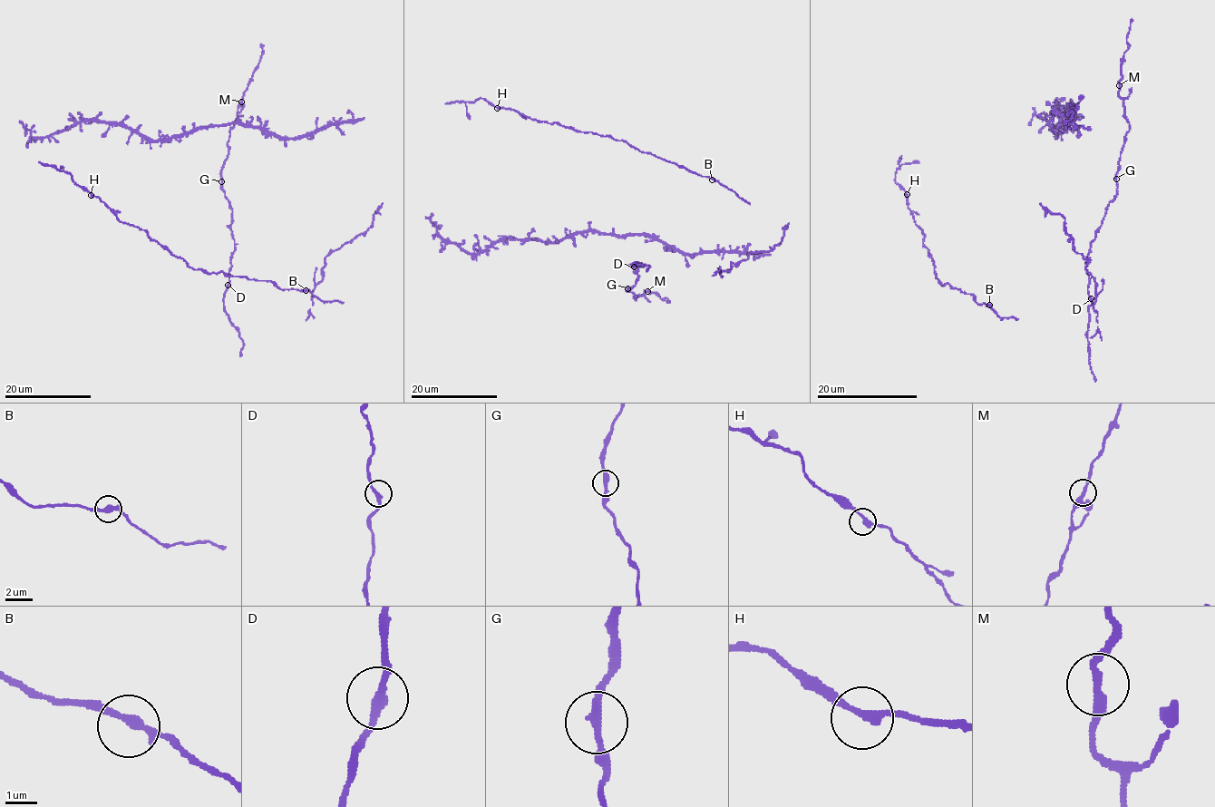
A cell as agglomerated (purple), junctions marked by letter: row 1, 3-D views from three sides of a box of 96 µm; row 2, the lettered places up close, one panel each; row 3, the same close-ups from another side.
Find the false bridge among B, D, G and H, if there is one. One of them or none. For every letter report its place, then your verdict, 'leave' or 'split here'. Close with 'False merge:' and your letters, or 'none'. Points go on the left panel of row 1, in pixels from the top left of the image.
B: place (306, 290); leave
D: place (228, 285); leave
G: place (221, 181); leave
H: place (91, 195); leave
False merge: none

